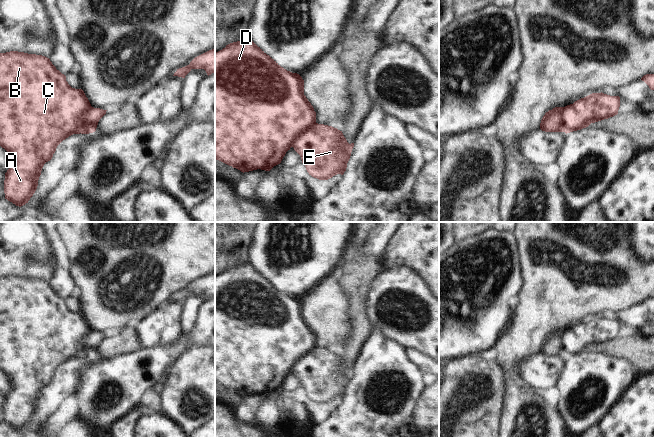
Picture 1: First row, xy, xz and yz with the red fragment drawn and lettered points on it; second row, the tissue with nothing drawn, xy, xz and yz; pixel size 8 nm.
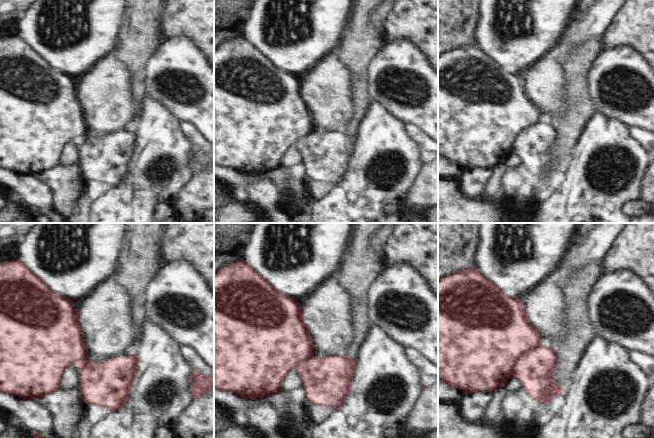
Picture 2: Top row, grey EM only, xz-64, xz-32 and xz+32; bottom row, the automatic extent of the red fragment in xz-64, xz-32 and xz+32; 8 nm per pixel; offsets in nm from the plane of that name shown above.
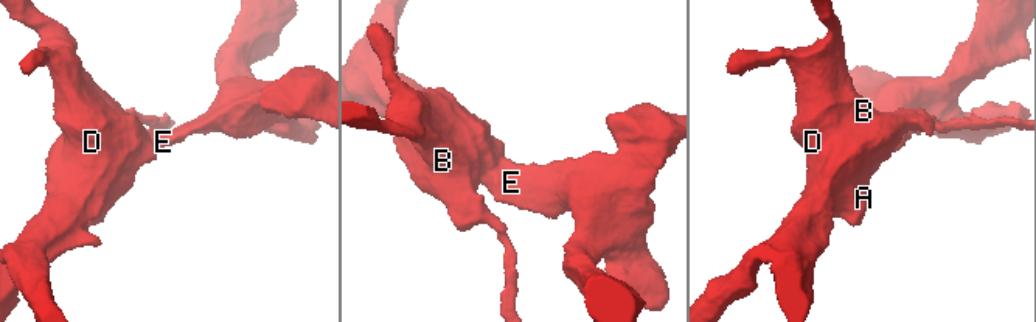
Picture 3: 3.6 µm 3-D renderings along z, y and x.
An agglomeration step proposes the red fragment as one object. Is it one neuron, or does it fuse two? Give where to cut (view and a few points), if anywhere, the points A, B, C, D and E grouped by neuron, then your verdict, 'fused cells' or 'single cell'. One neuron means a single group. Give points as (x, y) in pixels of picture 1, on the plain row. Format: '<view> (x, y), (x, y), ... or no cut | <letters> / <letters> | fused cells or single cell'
xz (316, 347), (301, 358), (291, 370) | A B C D / E | fused cells

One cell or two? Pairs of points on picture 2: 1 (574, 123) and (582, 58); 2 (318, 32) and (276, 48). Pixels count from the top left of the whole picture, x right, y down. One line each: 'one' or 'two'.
1: one
2: one

